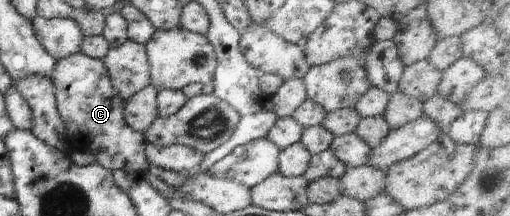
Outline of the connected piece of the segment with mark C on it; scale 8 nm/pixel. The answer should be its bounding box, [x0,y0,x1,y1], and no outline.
[51,53,149,172]

